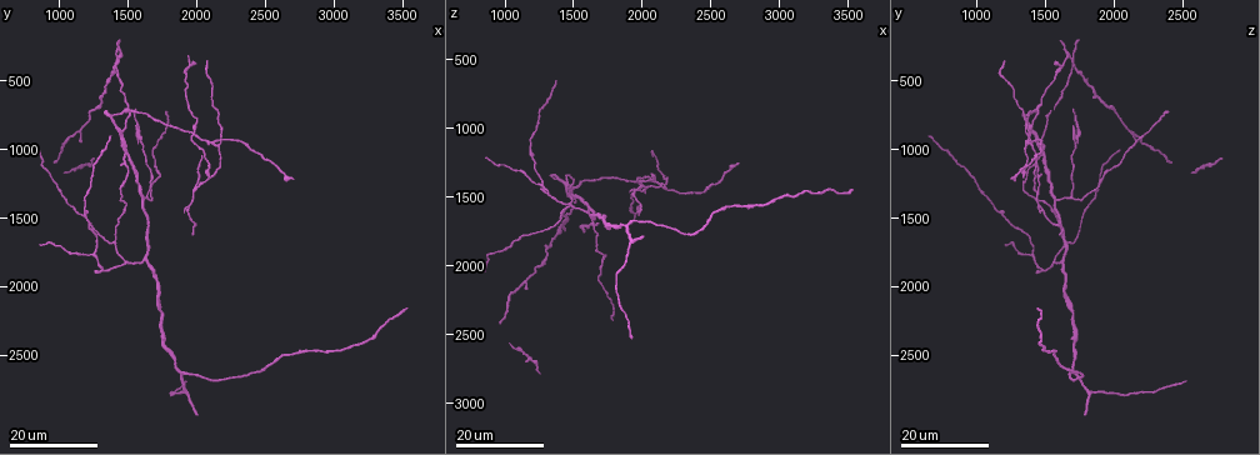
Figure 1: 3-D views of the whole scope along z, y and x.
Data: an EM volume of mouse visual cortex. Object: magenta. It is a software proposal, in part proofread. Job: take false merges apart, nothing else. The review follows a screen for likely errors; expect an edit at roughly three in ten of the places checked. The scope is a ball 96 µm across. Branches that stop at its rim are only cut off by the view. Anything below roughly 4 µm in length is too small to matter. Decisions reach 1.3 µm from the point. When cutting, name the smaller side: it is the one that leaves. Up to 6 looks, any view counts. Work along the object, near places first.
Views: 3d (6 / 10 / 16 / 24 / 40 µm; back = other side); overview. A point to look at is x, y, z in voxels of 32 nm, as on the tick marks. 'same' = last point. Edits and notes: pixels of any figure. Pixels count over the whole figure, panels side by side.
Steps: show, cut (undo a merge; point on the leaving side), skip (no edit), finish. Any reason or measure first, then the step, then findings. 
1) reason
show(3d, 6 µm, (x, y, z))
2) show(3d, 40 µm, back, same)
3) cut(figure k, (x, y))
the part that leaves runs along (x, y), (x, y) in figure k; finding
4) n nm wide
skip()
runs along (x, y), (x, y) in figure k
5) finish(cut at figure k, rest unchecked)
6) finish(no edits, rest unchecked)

show(3d, 24 µm, (1400, 400, 1720))

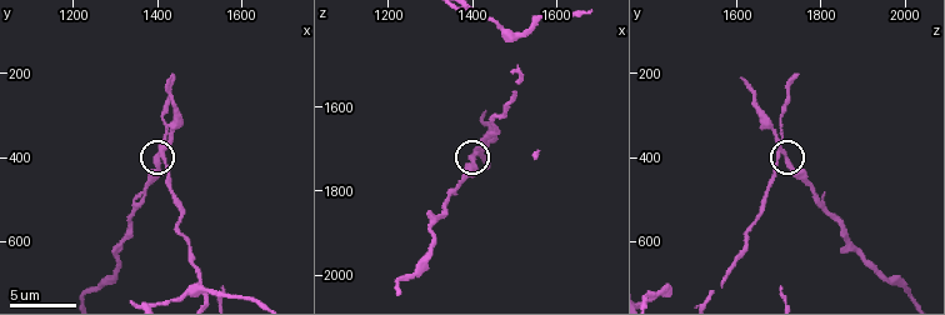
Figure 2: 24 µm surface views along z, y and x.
show(3d, 6 µm, same)

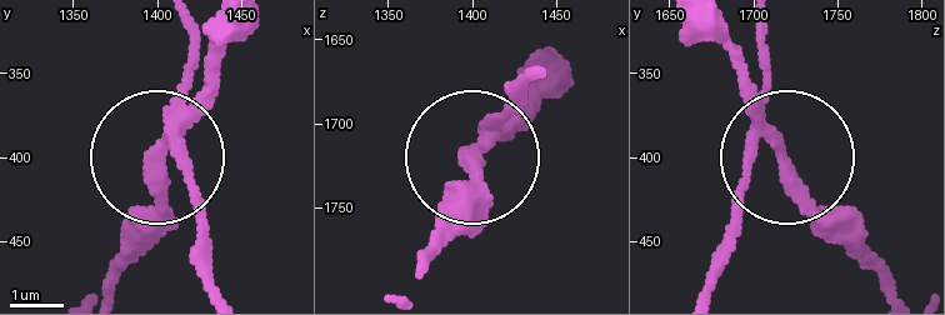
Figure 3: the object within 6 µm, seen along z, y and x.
cut(figure 3, (211, 60))
the part that leaves runs along (180, 128), (163, 218), (114, 285) in figure 3; a second cell is stuck on

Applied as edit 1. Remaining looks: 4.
show(overview)

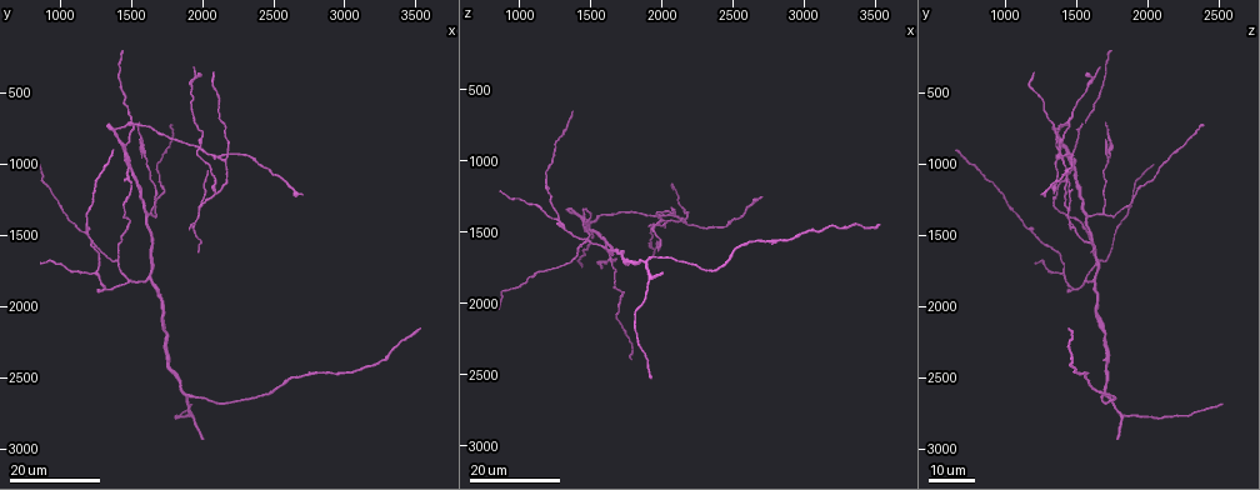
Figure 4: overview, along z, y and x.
four-way junction
show(3d, 16 µm, (1560, 900, 1720))

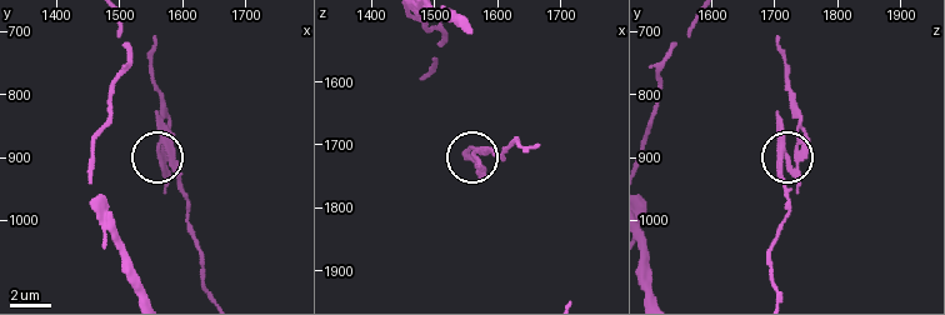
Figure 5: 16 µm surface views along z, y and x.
closer look
show(3d, 6 µm, (1570, 900, 1725))

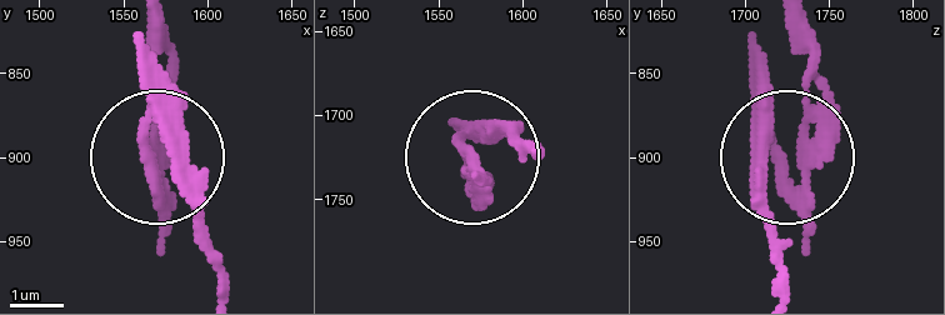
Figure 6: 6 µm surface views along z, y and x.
4 arms
cut(figure 6, (483, 195))
the part that leaves runs along (761, 179), (766, 158), (798, 144), (815, 90), (806, 23) in figure 6; a second cell is stuck on

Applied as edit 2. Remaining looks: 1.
finish(cut at figure 3, cut at figure 6, rest unchecked)

